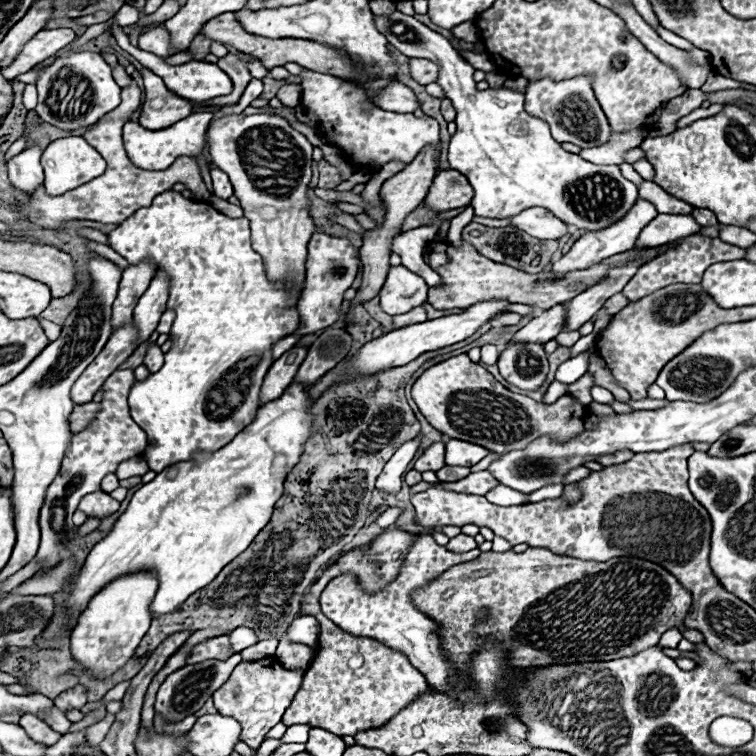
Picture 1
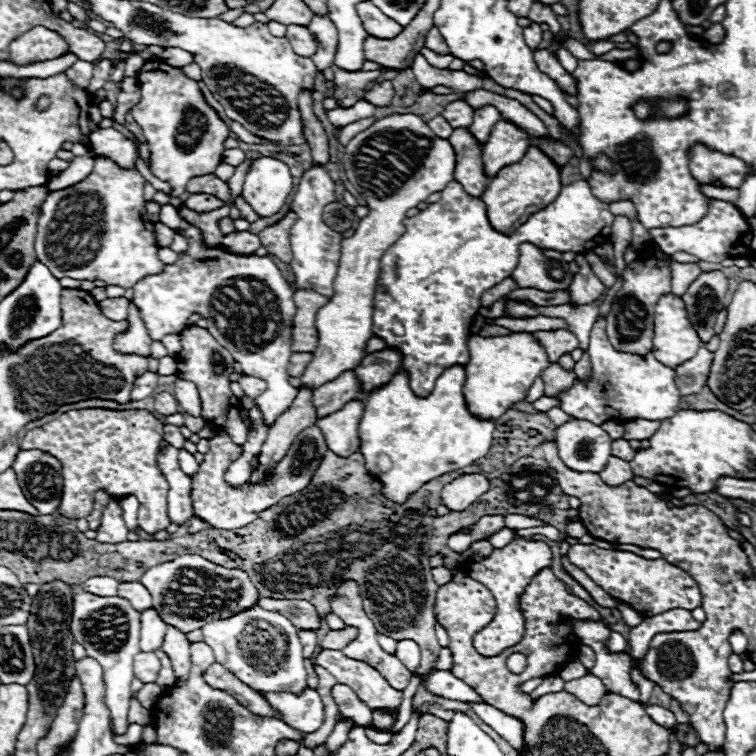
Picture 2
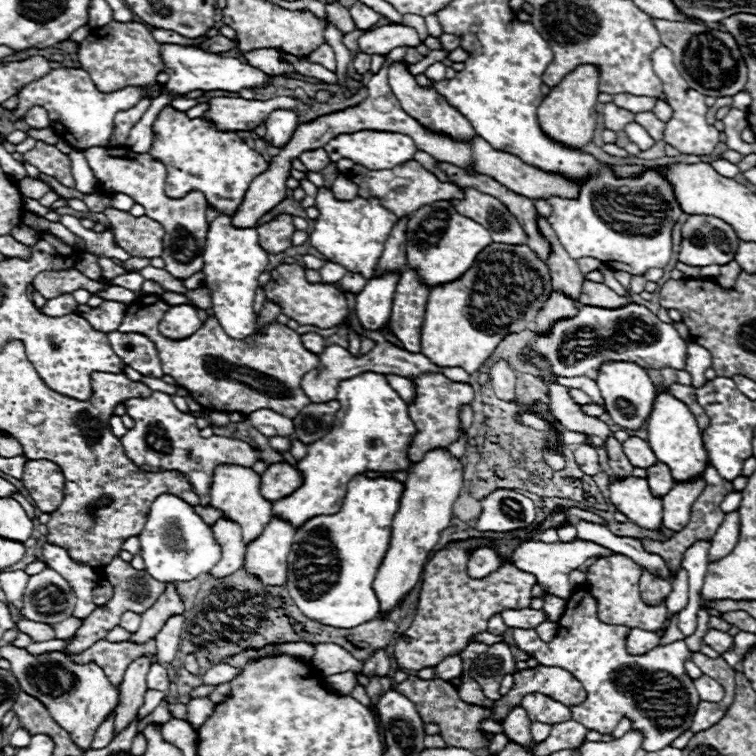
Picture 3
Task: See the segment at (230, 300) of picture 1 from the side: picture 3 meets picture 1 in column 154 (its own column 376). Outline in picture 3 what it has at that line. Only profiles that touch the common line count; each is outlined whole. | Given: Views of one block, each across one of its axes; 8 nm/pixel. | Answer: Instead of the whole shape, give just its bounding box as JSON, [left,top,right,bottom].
[272,188,416,528]

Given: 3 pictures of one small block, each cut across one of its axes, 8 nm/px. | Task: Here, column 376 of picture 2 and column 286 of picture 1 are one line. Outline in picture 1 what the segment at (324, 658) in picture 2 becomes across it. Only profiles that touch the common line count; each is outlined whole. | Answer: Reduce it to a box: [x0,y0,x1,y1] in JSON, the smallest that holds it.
[214,656,302,750]

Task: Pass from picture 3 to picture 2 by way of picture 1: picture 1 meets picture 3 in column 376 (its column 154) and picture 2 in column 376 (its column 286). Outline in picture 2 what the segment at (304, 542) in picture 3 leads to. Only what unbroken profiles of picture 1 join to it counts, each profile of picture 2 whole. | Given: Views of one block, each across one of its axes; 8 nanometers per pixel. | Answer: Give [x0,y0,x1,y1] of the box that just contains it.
[360,364,496,504]

